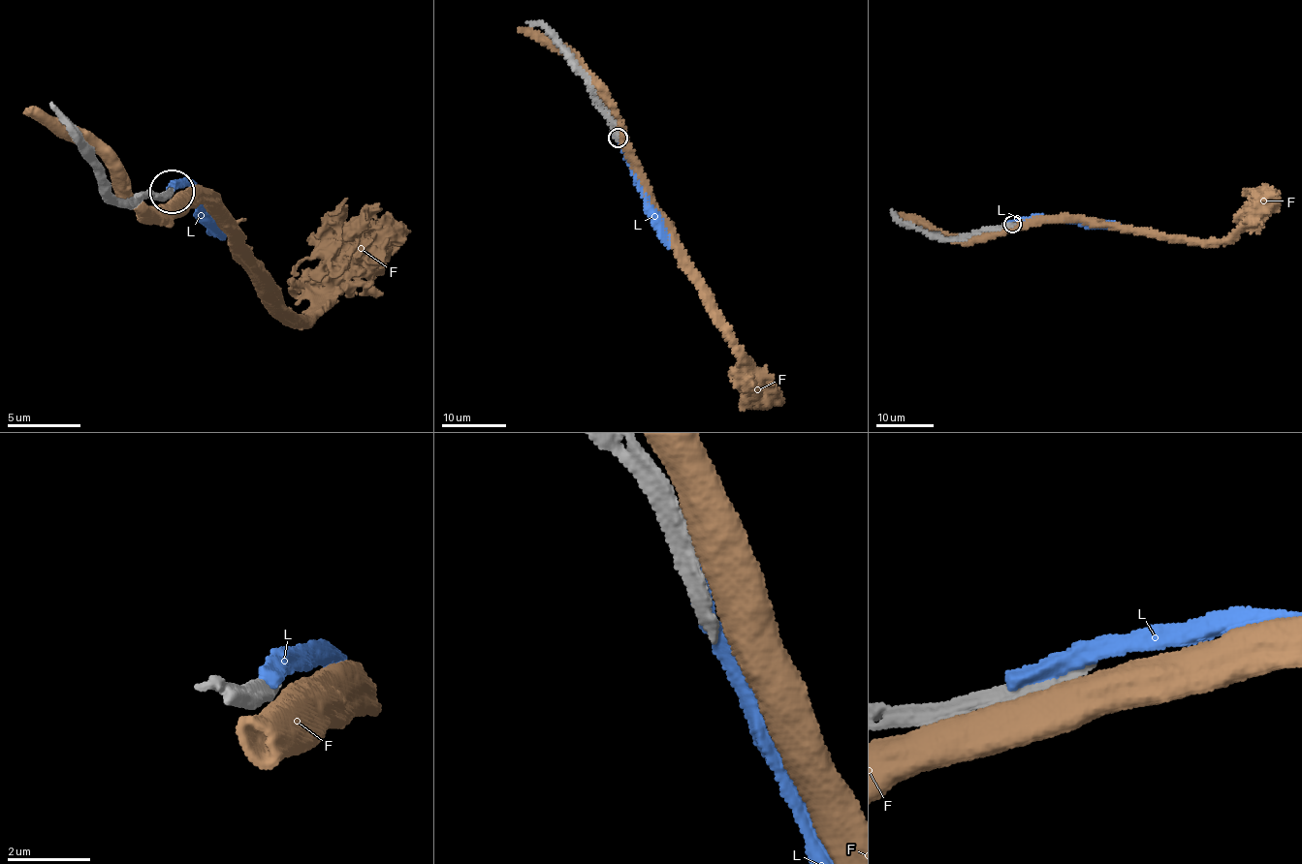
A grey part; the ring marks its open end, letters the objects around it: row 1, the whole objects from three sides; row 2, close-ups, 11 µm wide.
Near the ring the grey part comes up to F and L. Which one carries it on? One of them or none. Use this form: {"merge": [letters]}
{"merge": []}

